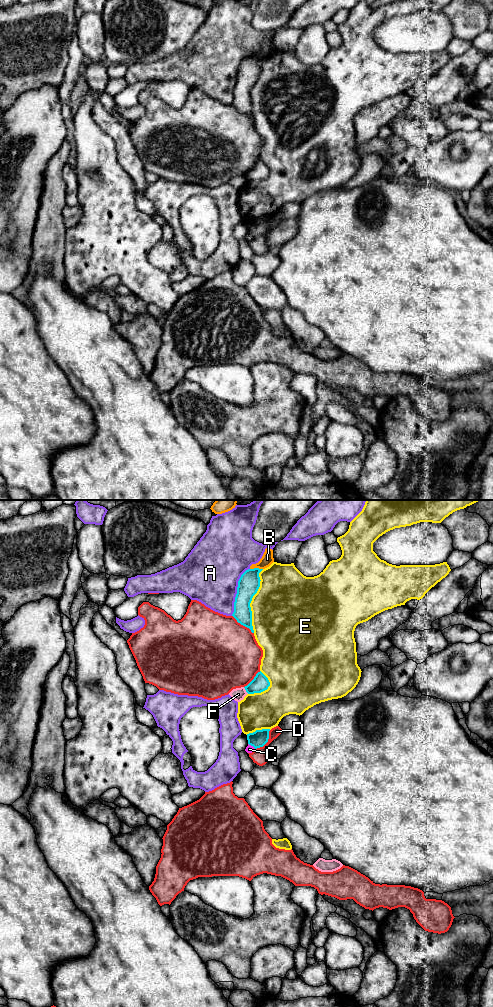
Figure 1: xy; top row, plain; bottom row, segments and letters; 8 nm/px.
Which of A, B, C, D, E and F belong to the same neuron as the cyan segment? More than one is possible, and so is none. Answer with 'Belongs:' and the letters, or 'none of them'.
Belongs: none of them

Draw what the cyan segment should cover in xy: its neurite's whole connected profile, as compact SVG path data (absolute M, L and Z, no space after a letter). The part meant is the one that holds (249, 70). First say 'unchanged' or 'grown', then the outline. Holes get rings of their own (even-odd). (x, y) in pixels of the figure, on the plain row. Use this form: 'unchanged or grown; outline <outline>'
unchanged; outline M259 56L248 57L241 63L238 69L234 100L232 102L238 111L249 116L252 121L254 121L254 118L250 91L260 75L259 61L262 58Z

